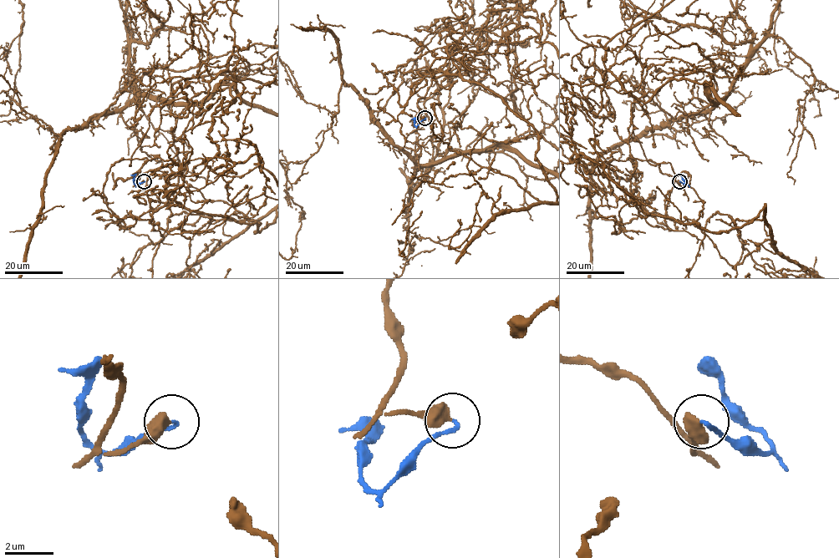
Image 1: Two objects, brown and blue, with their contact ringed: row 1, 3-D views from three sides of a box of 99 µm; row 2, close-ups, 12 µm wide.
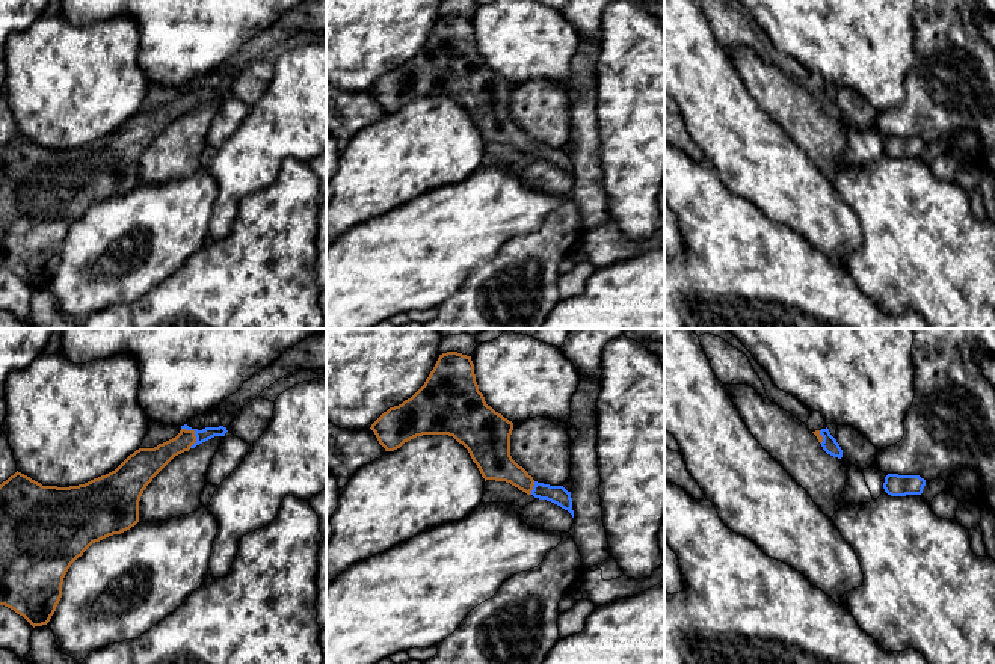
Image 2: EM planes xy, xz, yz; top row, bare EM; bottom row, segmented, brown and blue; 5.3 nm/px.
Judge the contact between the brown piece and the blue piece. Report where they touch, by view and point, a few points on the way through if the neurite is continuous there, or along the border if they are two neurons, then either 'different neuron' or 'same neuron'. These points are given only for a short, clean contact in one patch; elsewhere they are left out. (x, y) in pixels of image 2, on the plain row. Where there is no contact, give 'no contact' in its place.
contact xy (194, 95); way xy (154, 121), (194, 95), (206, 95); same neuron

